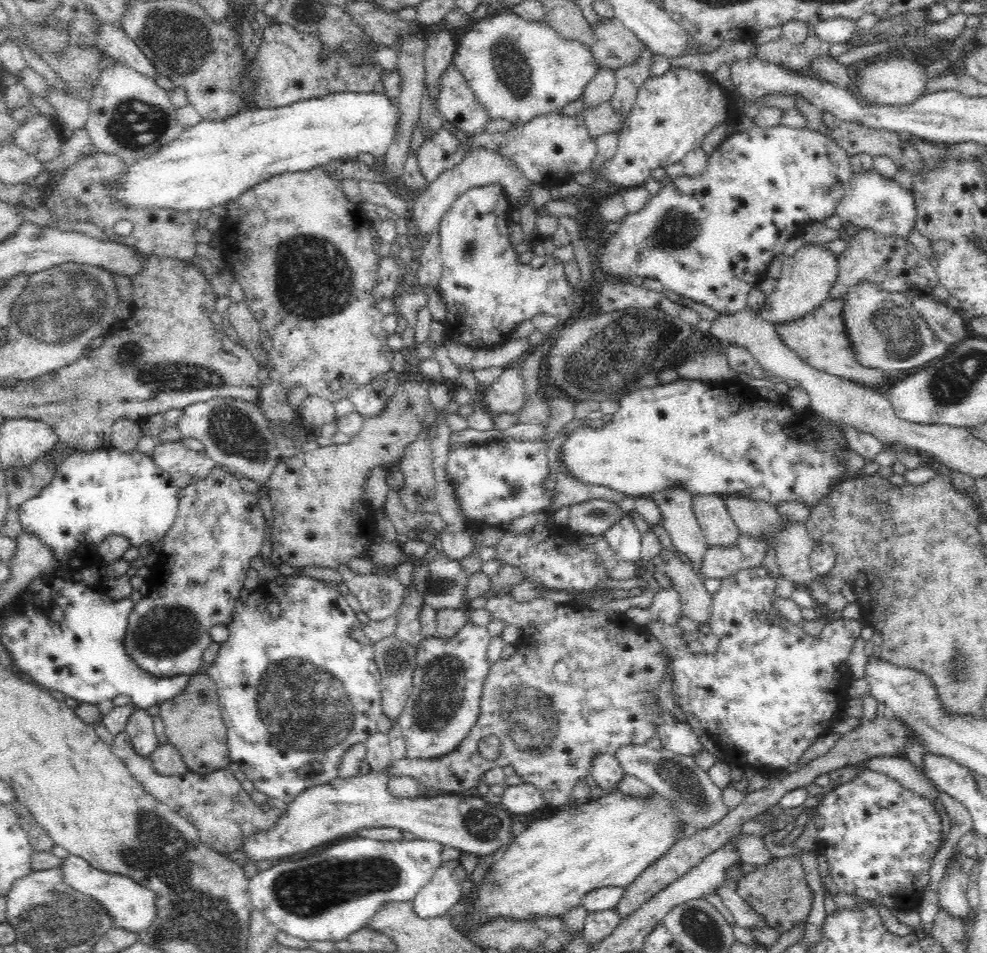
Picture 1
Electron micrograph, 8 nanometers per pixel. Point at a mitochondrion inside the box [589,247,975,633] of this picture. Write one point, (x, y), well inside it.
(895, 331)

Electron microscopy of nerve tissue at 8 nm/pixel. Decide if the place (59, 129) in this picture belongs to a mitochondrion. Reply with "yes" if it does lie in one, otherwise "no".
no

